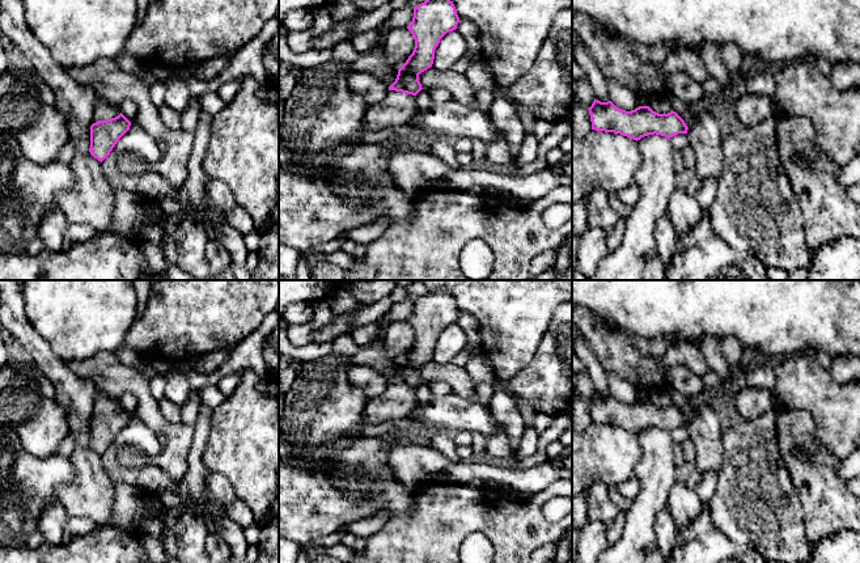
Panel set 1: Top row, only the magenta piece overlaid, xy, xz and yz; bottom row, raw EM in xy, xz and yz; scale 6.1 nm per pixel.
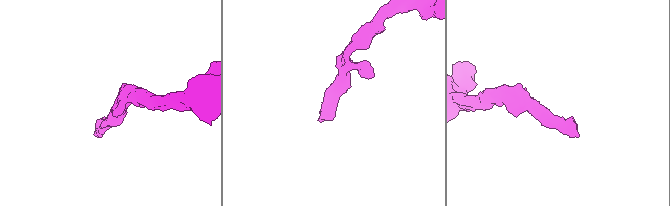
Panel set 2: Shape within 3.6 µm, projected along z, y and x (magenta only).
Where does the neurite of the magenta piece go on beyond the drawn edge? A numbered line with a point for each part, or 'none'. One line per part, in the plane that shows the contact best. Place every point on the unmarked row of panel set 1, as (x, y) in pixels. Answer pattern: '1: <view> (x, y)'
1: xy (102, 403)

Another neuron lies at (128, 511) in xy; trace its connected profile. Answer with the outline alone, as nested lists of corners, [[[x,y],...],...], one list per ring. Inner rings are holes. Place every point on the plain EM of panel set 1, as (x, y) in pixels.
[[[126,483],[116,484],[110,518],[113,526],[137,532],[141,521],[148,513],[145,500],[144,494],[137,487]]]

